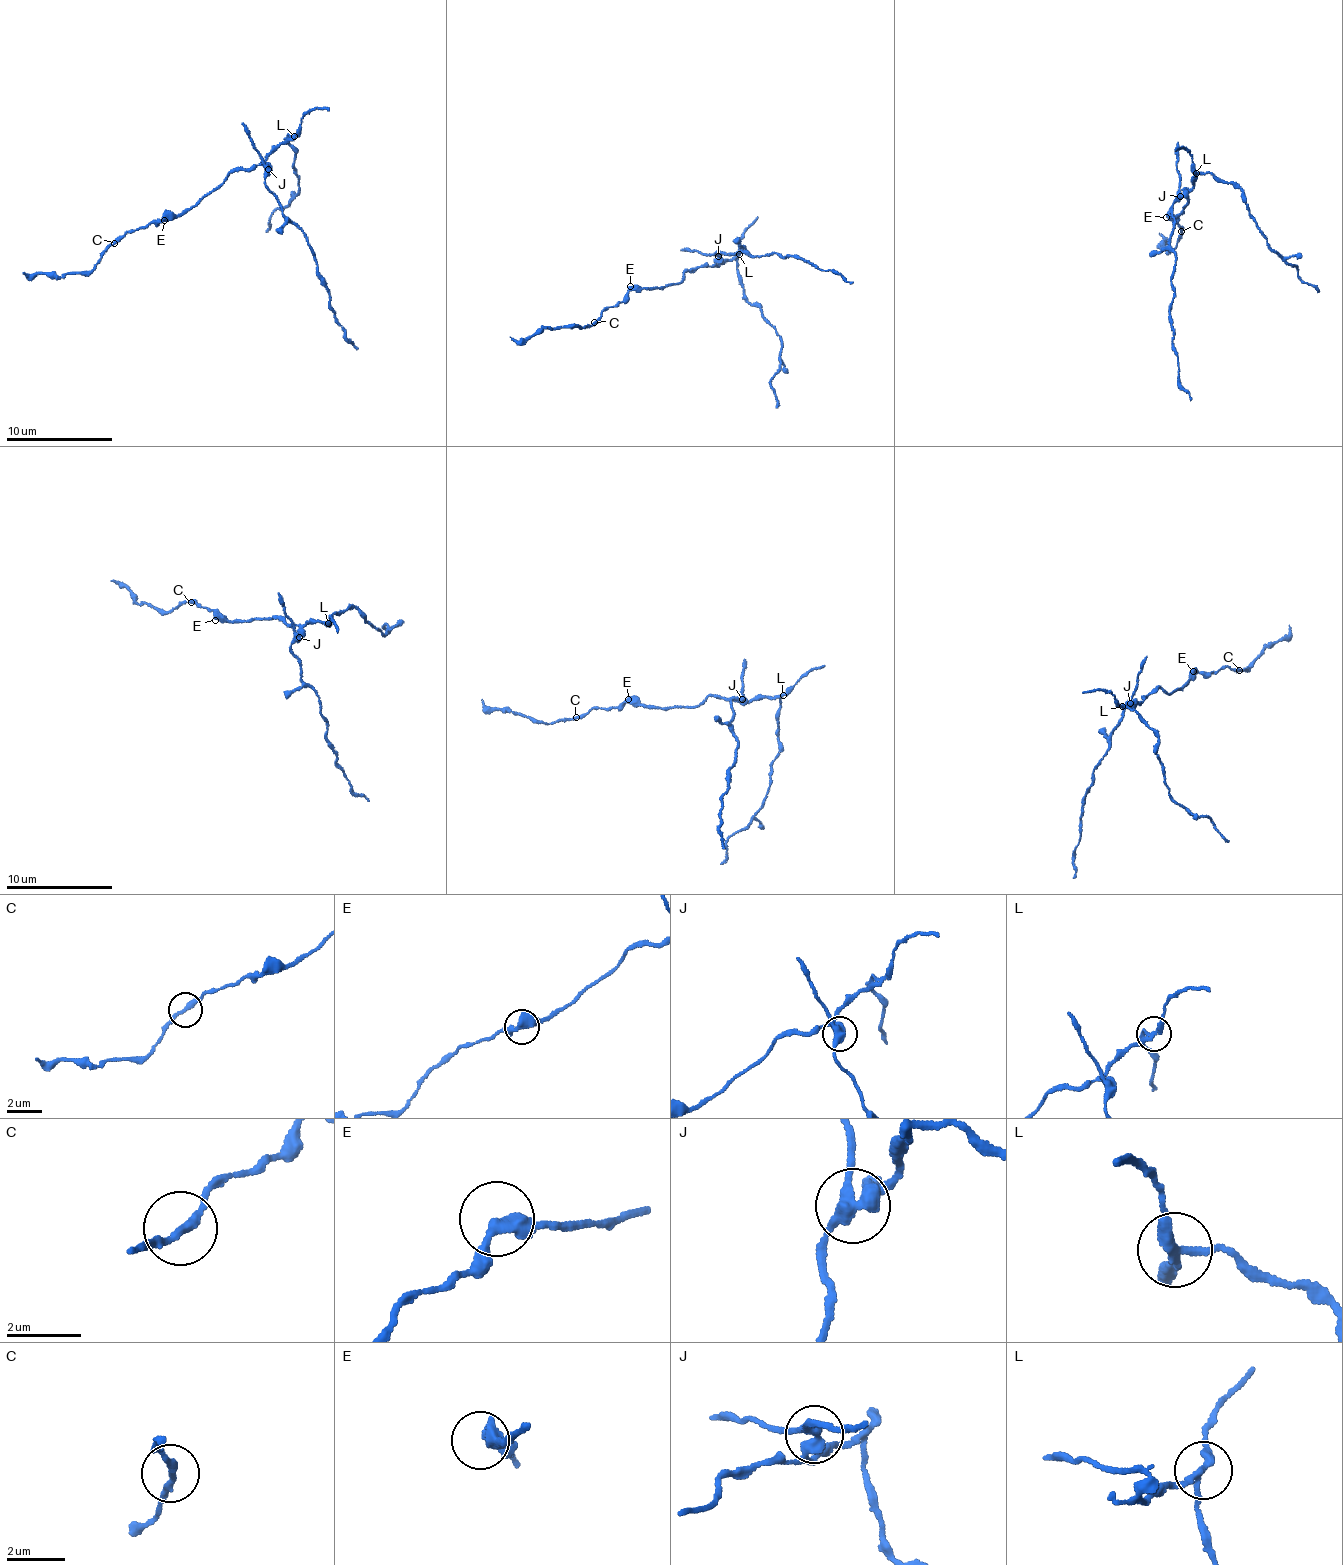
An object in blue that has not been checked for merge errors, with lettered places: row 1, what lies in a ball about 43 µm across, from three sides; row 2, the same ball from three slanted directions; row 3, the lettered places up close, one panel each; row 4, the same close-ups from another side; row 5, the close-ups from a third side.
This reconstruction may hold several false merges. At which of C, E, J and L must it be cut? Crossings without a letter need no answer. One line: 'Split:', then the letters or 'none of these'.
Split: J, L

